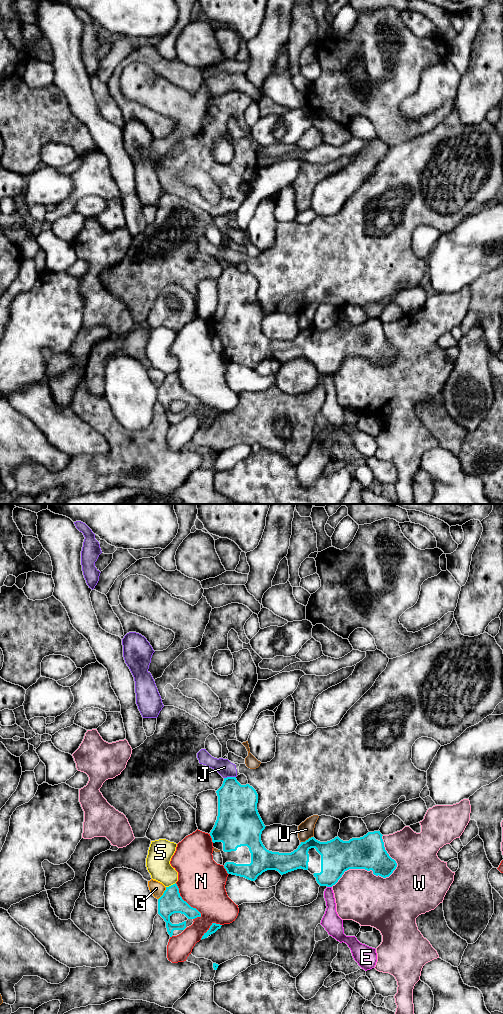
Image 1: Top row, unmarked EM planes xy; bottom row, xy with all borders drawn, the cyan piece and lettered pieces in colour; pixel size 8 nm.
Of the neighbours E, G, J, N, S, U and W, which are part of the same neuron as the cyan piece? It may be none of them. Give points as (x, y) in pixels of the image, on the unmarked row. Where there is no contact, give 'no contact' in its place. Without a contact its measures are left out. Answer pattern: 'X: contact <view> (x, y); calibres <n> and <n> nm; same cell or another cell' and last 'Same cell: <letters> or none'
E: contact xy (329, 374); calibres 280 and 120 nm; another cell
G: contact xy (163, 381); calibres 180 and 110 nm; another cell
J: contact xy (229, 265); calibres 320 and 140 nm; another cell
N: contact xy (185, 389); calibres 180 and 380 nm; another cell
S: contact xy (171, 373); calibres 180 and 190 nm; another cell
U: contact xy (306, 328); calibres 220 and 130 nm; another cell
W: contact xy (378, 362); calibres 280 and 420 nm; another cell
Same cell: none

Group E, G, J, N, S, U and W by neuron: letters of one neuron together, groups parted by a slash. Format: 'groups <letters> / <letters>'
groups E / G / J / N / S / U / W

